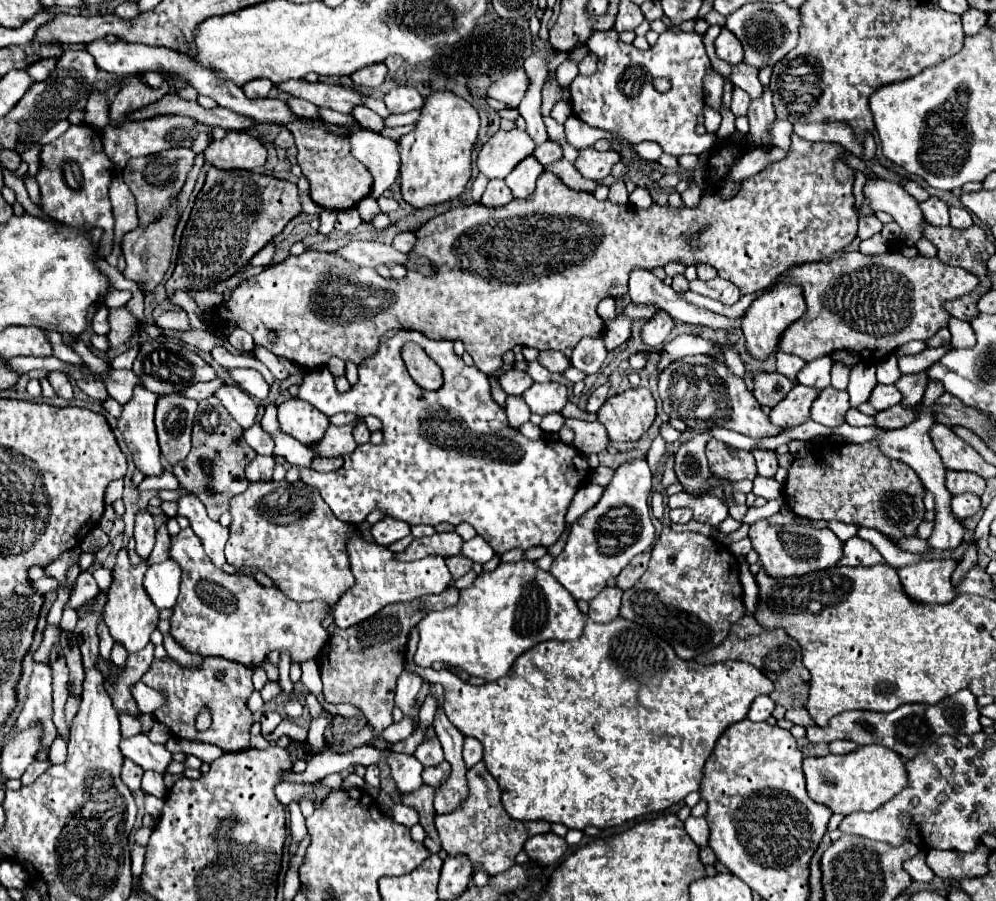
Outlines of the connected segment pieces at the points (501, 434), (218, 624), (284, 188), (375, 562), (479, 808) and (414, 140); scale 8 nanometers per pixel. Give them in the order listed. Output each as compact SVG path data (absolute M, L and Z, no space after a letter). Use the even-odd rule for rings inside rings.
M399 330L393 338L379 344L373 356L359 364L359 380L347 392L339 392L333 374L327 370L327 366L321 366L305 374L305 382L301 384L297 398L313 404L329 417L339 412L351 412L377 416L383 422L383 442L357 446L351 454L343 456L345 462L339 470L321 474L311 468L283 462L285 470L297 468L301 480L307 486L319 490L333 514L349 524L359 524L373 510L381 510L385 516L403 520L411 526L437 526L441 522L457 526L461 522L469 522L479 532L479 536L491 542L497 554L503 554L511 548L527 550L531 546L551 546L565 528L565 514L577 488L581 486L581 480L589 476L585 456L579 454L573 446L551 440L533 442L527 440L519 430L511 430L505 408L497 406L497 402L491 398L487 376L477 368L467 366L461 356L453 352L451 342L435 342L415 330ZM407 342L419 344L443 370L443 386L439 390L423 390L409 376L401 358L401 348Z
M185 528L177 536L171 538L171 552L169 554L173 560L179 562L181 570L183 570L181 592L179 592L177 604L173 606L173 616L171 616L171 636L185 650L197 652L203 656L223 656L223 658L239 662L243 666L257 668L263 664L267 654L273 650L279 650L281 654L289 652L291 662L303 664L307 660L313 660L319 654L319 650L323 648L323 644L327 642L329 634L321 624L329 612L327 604L323 604L323 602L295 602L295 600L287 598L277 588L261 586L255 578L227 574L227 572L215 568L191 528Z
M211 166L183 230L177 266L173 276L165 282L167 296L171 298L177 290L213 290L219 282L241 272L299 212L297 184L251 170L217 170Z
M361 532L349 534L347 554L351 560L351 572L355 576L355 584L347 592L343 592L333 606L333 622L339 628L349 628L353 624L359 624L369 616L377 614L387 604L409 602L425 594L439 594L449 586L451 580L451 572L443 556L433 554L415 562L401 562L387 546L379 546L375 542L365 540Z
M481 760L467 772L471 794L463 808L451 814L435 814L435 828L441 838L441 846L447 854L467 854L475 864L483 864L487 874L499 874L515 864L515 856L521 852L523 842L535 834L549 832L549 822L545 820L515 820L507 814L501 802L501 788L497 780L489 774L485 762Z
M433 90L421 108L415 128L397 140L401 156L401 196L415 208L453 200L465 192L471 178L471 148L479 132L479 114L461 96Z

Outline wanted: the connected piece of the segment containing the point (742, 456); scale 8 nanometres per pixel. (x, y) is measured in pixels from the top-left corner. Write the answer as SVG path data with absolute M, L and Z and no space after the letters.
M711 440L707 444L707 460L711 474L717 478L727 478L727 480L755 478L755 460L751 458L751 452L739 450L739 454L733 458L727 452L727 444Z

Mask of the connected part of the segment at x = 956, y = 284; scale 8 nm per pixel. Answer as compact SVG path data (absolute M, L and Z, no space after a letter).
M893 240L893 246L883 254L865 256L861 252L845 252L841 258L831 262L811 262L794 267L782 273L779 282L799 284L803 288L807 312L781 334L777 350L795 354L805 362L827 356L835 350L849 350L855 352L863 362L879 364L901 344L911 340L929 340L939 328L945 328L951 318L951 314L945 310L945 302L973 292L979 284L979 278L963 268L947 266L937 256L925 258L919 254L915 258L907 258L901 252L901 240Z

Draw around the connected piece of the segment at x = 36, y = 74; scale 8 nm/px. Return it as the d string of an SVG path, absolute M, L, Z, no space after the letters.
M45 58L45 60L33 62L31 66L27 66L27 74L31 74L33 82L43 82L51 74L55 64L57 64L57 58Z

